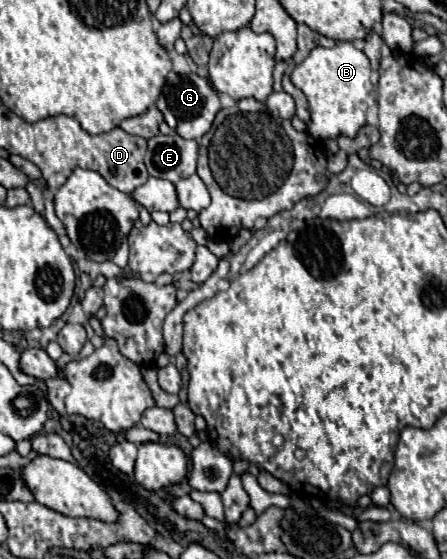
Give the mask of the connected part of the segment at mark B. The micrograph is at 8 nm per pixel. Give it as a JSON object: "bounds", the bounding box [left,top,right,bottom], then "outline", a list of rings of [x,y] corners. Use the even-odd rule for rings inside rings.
{"bounds":[291,42,377,138],"outline":[[[337,42],[333,48],[313,48],[311,54],[293,68],[291,82],[307,96],[311,114],[307,132],[313,138],[357,136],[357,132],[367,124],[367,110],[377,98],[371,82],[369,58],[351,42]]]}

